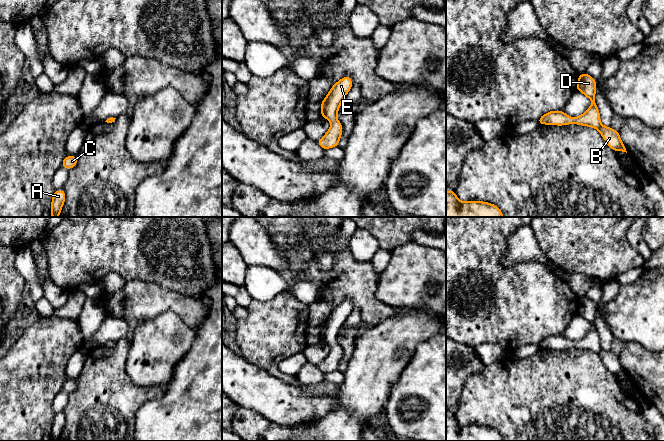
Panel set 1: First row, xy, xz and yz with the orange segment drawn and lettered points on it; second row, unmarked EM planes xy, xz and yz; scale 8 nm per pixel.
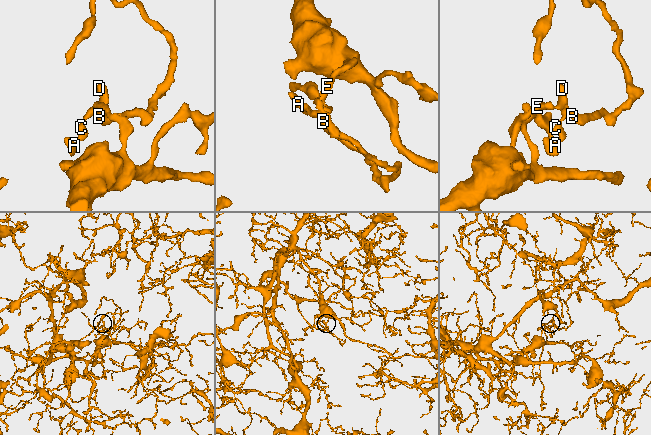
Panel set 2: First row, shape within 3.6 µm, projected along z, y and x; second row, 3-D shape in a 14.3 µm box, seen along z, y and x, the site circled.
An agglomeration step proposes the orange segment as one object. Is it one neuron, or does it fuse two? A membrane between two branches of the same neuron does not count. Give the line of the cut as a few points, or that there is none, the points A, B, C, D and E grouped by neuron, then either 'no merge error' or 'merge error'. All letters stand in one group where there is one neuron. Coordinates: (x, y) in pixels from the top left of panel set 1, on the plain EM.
cut none; groups A B C D E; no merge error

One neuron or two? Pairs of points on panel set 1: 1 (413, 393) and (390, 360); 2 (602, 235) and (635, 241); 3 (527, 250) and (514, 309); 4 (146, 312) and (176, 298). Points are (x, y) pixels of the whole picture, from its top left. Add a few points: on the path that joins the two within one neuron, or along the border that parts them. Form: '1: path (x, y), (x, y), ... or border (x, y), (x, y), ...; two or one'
1: border (413, 354), (393, 385), (390, 395); two
2: border (629, 227), (627, 241), (643, 258); two
3: border (544, 264), (521, 261), (502, 265); two
4: path (153, 305), (158, 300), (169, 300); one

